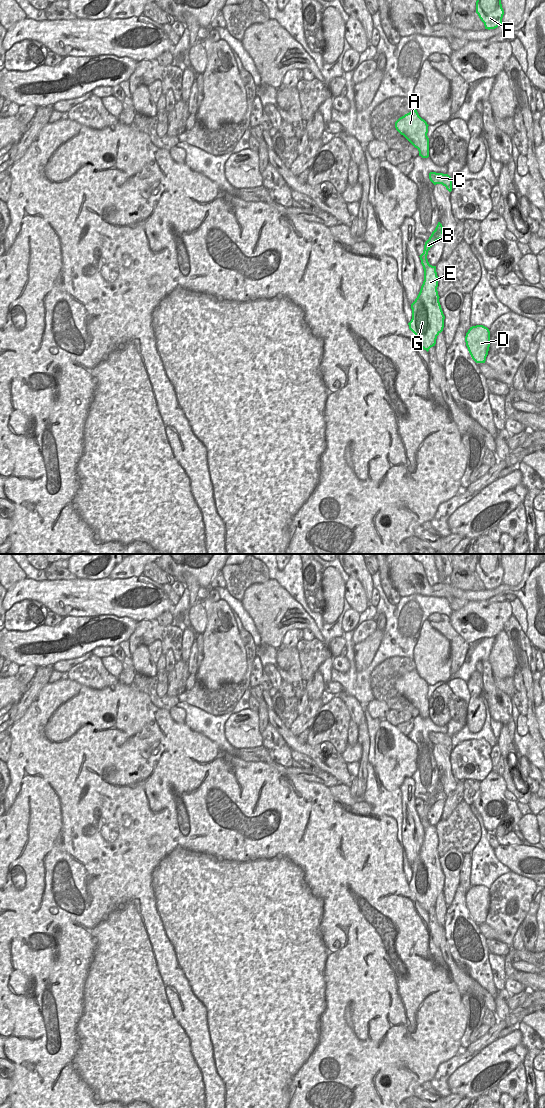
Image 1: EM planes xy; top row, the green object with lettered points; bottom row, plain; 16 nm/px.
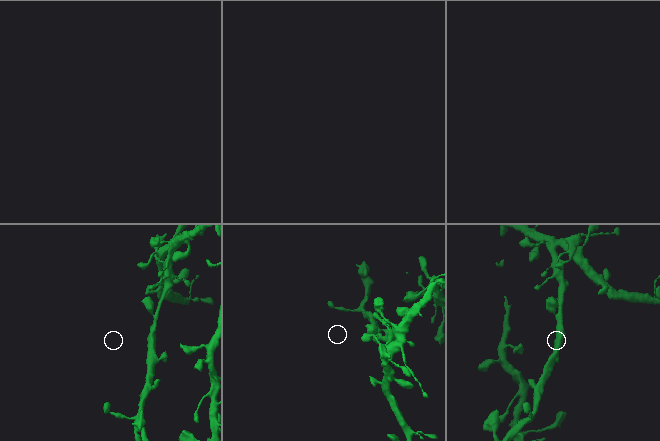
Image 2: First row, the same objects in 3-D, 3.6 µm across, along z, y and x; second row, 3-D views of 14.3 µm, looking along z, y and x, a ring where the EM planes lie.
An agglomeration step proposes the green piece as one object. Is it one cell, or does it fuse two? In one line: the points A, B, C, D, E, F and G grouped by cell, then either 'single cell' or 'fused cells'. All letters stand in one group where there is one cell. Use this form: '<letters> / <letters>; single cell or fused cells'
A B C D E F G; single cell

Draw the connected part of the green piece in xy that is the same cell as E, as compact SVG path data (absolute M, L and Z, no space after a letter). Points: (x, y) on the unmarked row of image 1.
M438 782L435 790L425 802L423 813L419 816L424 829L424 841L417 858L411 864L412 879L408 883L409 889L427 912L435 906L437 896L443 891L445 879L437 851L436 826L429 824L427 815L436 801L445 798L443 786Z

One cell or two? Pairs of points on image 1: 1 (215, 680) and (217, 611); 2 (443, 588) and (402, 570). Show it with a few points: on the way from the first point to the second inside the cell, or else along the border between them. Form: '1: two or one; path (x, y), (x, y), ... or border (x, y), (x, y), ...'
1: one; path (215, 663), (216, 628)
2: one; path (431, 589), (413, 588), (408, 582)

